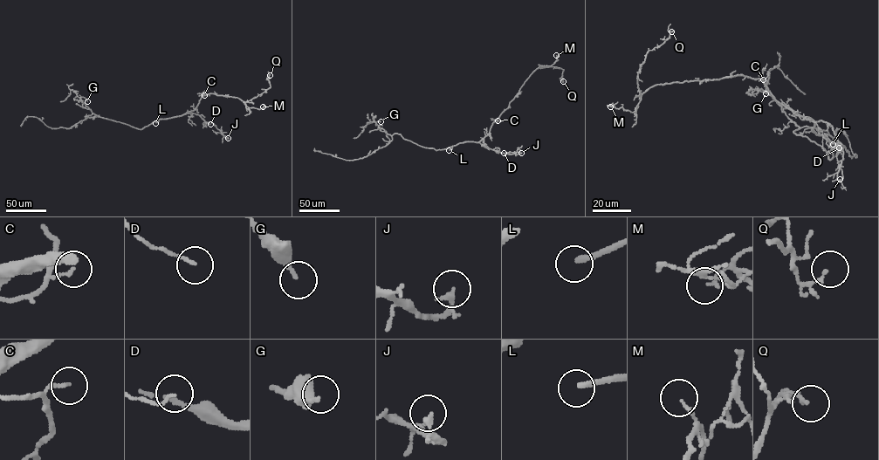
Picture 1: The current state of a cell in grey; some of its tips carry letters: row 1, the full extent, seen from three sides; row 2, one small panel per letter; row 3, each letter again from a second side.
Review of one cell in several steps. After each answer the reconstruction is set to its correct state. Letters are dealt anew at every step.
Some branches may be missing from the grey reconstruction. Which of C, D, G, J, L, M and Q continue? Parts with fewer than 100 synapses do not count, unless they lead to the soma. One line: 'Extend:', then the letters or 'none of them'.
Extend: L

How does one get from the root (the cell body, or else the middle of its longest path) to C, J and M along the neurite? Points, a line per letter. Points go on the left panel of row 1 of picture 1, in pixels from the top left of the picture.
C: (163, 119), (193, 111), (204, 95)
J: (163, 119), (195, 113), (213, 123), (228, 138)
M: (163, 119), (193, 111), (202, 95), (211, 93), (237, 98), (250, 107), (263, 106)

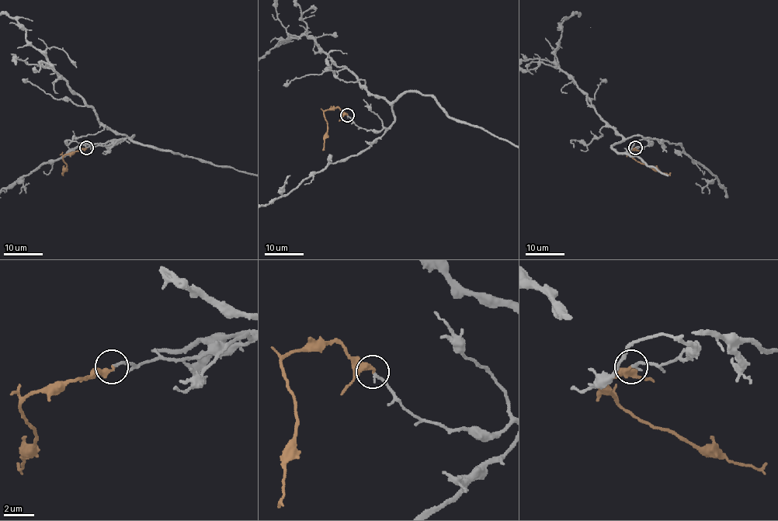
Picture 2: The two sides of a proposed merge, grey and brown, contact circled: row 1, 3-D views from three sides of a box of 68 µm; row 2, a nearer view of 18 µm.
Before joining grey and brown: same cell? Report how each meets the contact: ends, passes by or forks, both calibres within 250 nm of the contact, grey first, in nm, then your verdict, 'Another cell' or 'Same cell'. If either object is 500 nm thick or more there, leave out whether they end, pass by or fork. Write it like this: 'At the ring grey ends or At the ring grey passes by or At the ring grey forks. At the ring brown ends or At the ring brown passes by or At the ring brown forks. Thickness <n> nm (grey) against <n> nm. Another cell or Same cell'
At the ring grey ends. At the ring brown ends. Thickness 190 nm (grey) against 280 nm. Same cell

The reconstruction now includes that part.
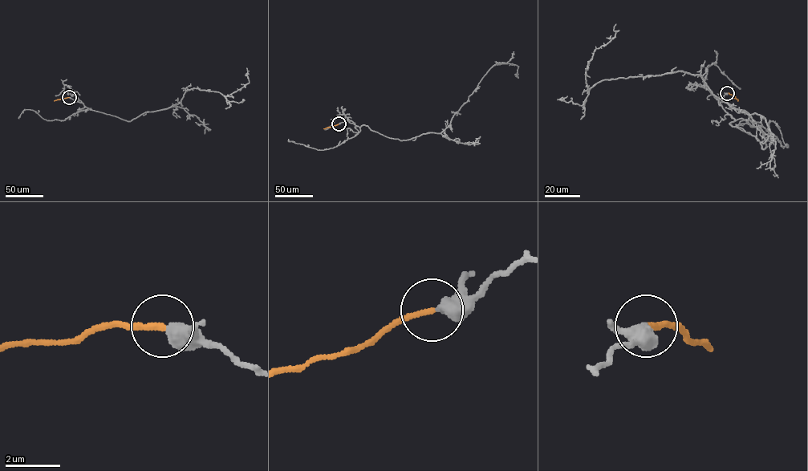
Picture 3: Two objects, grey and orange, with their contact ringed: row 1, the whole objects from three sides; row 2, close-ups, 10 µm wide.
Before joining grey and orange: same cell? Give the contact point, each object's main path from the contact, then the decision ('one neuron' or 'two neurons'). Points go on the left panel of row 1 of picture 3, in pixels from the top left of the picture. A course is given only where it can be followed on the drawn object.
at (69, 97); grey runs (69, 97), (130, 121), (177, 104), (188, 90), (227, 96), (249, 83), (246, 68); orange runs (69, 97), (54, 101); one neuron

